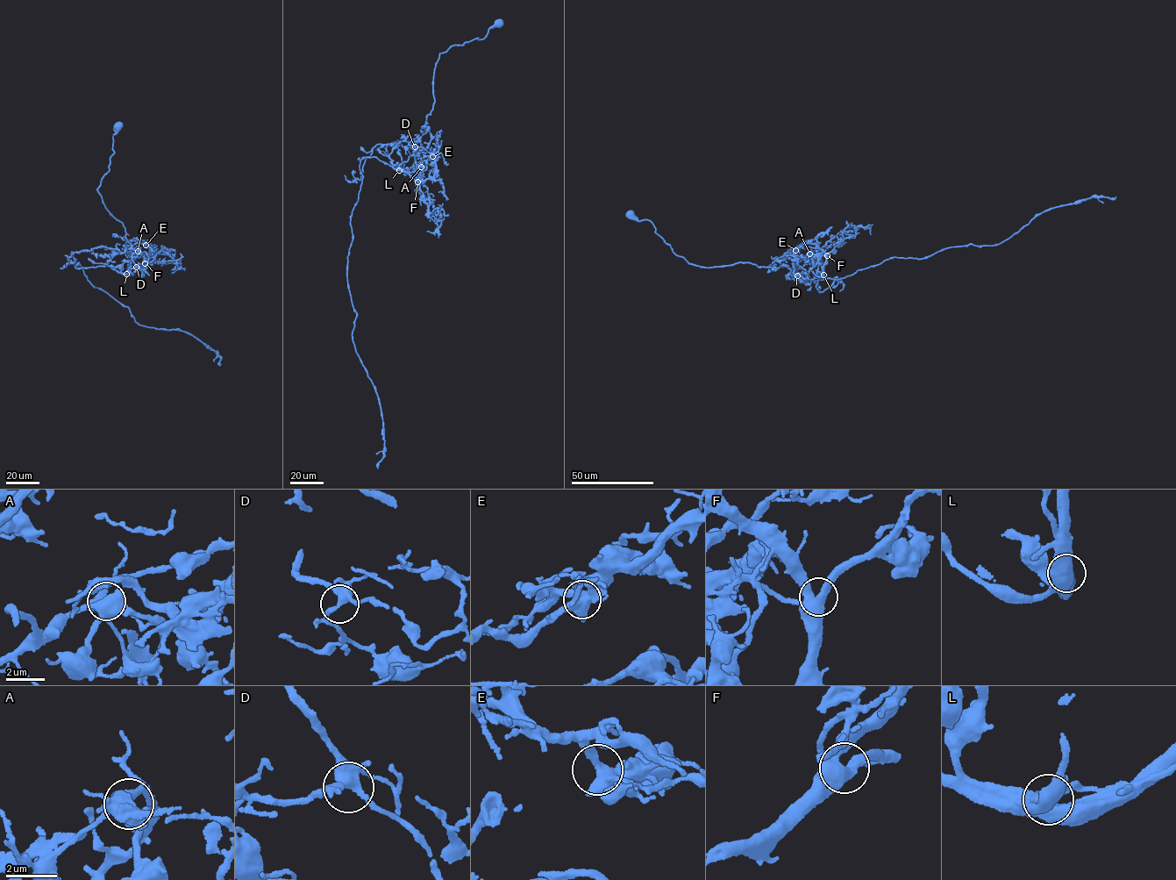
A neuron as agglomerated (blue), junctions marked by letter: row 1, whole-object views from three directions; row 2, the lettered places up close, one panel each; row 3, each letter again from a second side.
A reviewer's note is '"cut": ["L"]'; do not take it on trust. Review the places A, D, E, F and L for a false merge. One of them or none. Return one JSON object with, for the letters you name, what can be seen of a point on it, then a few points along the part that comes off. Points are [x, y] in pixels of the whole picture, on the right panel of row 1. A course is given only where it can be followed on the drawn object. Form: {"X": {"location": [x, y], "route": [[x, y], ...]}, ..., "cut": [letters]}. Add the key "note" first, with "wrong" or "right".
{"note": "right", "L": {"location": [823, 275], "route": [[823, 275], [816, 286], [821, 292], [835, 279], [885, 260], [996, 244], [1044, 211], [1116, 197]]}, "cut": ["L"]}

